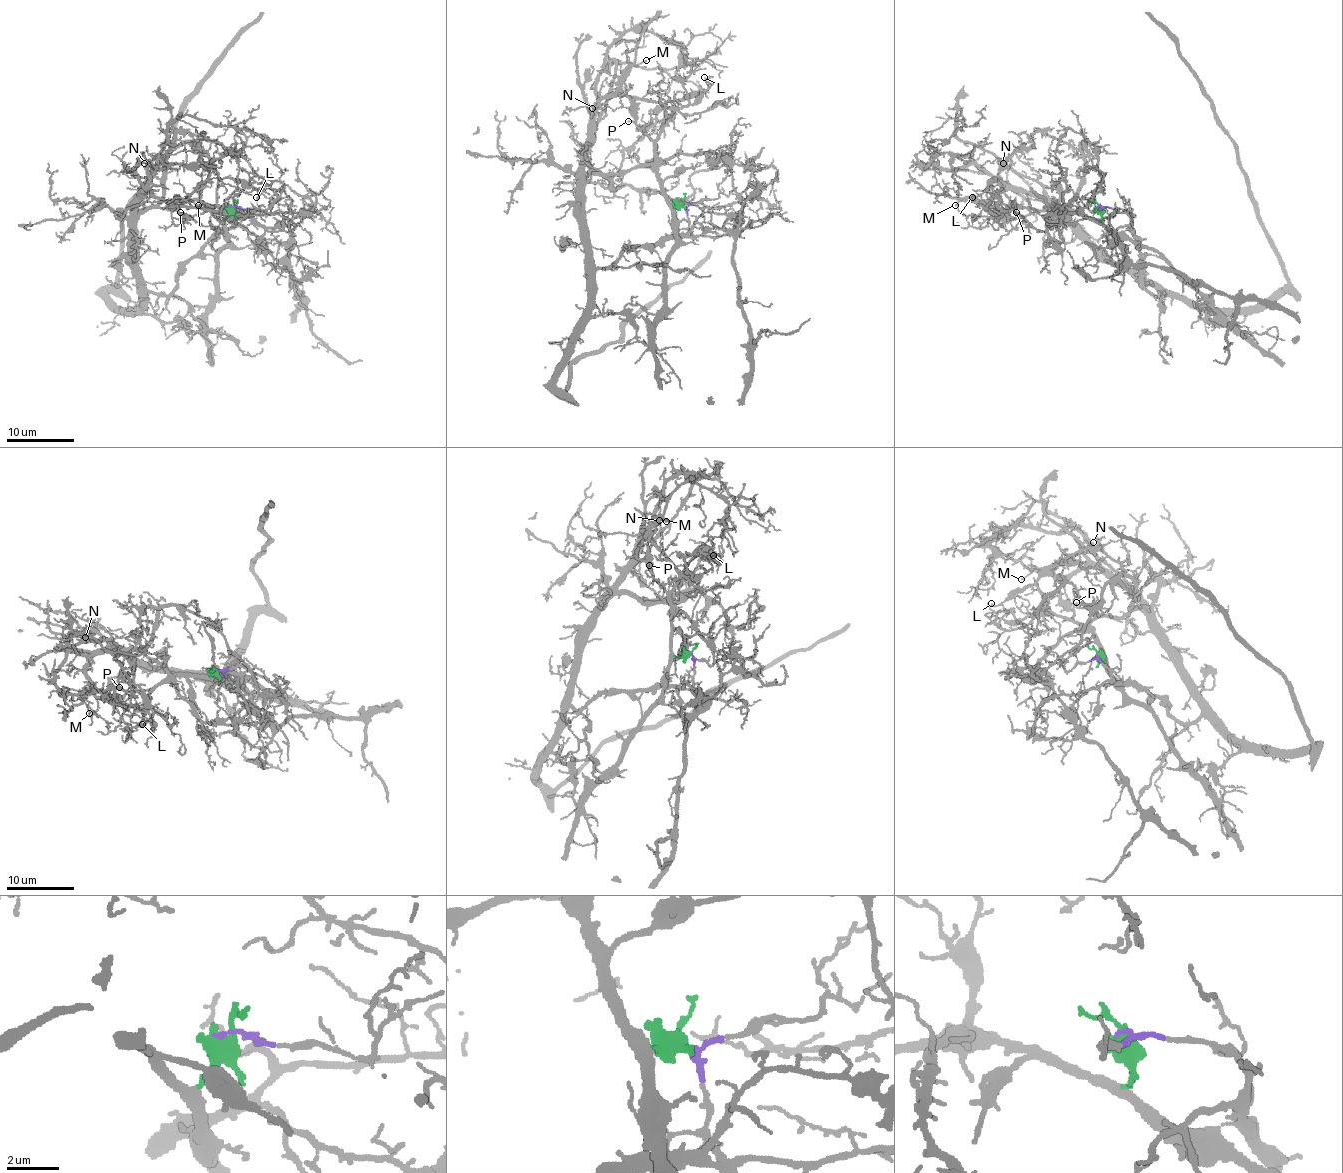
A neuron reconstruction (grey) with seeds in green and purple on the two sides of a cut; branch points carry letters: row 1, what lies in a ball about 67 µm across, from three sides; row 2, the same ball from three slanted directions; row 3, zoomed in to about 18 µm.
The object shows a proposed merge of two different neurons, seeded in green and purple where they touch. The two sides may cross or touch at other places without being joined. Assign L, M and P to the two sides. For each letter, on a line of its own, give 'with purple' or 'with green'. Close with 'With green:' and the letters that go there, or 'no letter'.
L: with green
M: with purple
P: with green
With green: L, P

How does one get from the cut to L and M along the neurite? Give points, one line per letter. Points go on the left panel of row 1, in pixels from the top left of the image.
L: (231, 207), (222, 220), (207, 210), (215, 205), (215, 188), (225, 178), (253, 186), (259, 193), (256, 196)
M: (231, 207), (244, 217), (185, 266), (168, 295), (149, 293), (137, 268), (139, 198), (147, 190), (198, 205)

